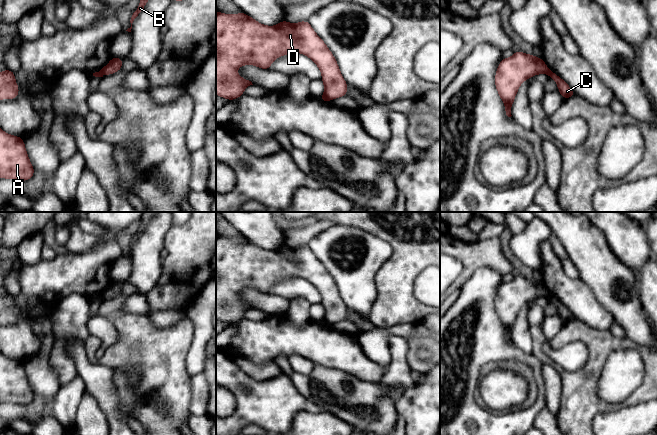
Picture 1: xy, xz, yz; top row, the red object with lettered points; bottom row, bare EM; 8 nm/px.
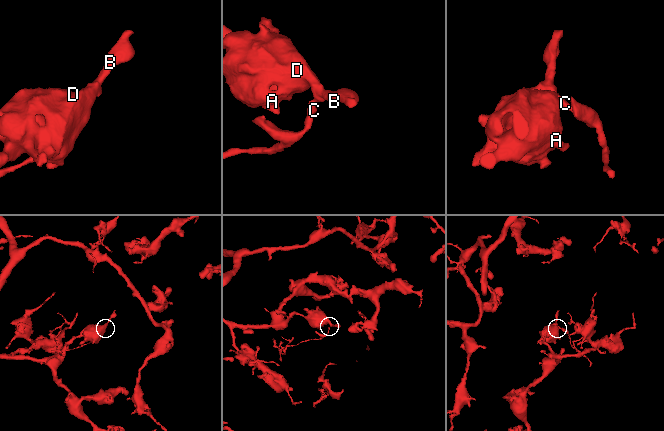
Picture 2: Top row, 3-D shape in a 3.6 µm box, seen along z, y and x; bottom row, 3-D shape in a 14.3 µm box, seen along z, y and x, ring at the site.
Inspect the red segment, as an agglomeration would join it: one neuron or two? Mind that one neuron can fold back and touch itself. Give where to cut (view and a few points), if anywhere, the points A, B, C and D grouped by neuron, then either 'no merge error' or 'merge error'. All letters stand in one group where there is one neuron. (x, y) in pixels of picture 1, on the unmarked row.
cut in yz along (550, 295), (546, 297); A B D / C; merge error

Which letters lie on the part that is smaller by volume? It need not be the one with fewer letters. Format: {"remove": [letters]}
{"remove": ["C"]}

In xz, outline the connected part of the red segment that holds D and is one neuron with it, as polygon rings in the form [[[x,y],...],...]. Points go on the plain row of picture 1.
[[[216,235],[216,273],[219,279],[216,281],[216,318],[228,325],[243,320],[244,313],[253,309],[251,305],[240,301],[237,293],[243,289],[254,289],[264,294],[270,294],[271,287],[286,278],[301,277],[309,281],[320,293],[321,304],[324,307],[324,319],[329,323],[336,323],[347,319],[347,306],[344,304],[338,287],[325,266],[316,258],[309,245],[300,245],[295,248],[282,244],[278,249],[266,250],[257,246],[243,235],[240,238],[224,238]]]

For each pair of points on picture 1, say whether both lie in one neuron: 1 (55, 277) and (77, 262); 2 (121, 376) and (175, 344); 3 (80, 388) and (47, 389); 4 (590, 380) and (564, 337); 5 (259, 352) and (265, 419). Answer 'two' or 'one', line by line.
1: one
2: two
3: two
4: one
5: two

